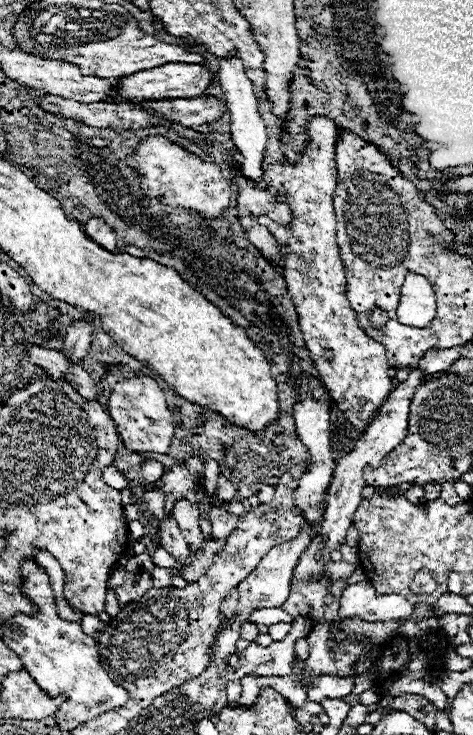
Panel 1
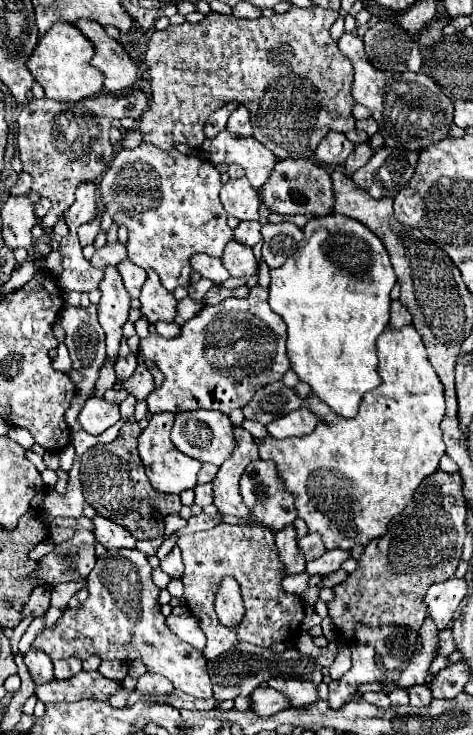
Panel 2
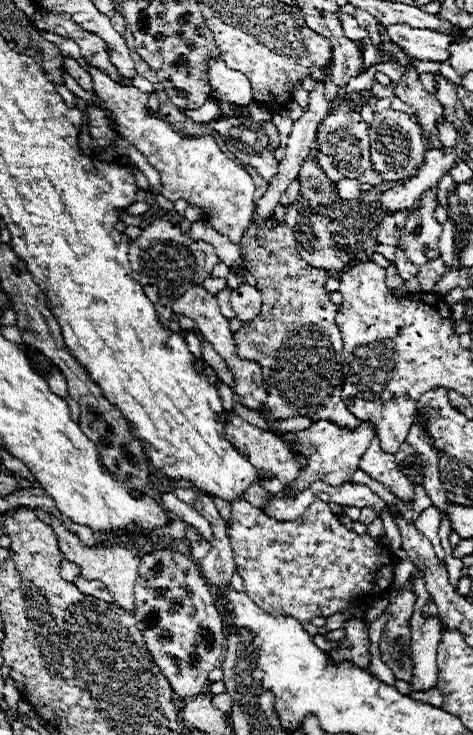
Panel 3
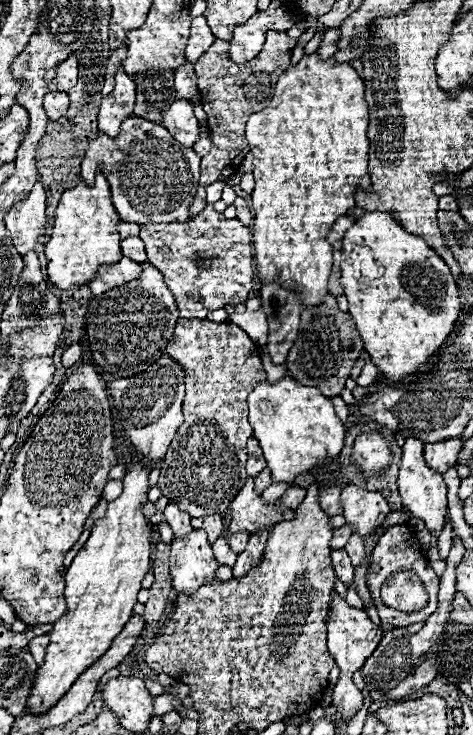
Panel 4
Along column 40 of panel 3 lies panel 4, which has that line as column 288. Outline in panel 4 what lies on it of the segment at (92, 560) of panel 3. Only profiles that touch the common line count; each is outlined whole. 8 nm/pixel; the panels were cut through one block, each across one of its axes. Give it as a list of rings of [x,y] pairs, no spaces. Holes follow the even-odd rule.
[[[248,478],[240,494],[232,500],[230,504],[232,512],[232,522],[230,530],[248,530],[254,534],[256,530],[262,528],[272,528],[276,522],[294,518],[292,510],[286,510],[284,506],[274,506],[274,504],[262,504],[262,496],[254,492],[254,478]]]

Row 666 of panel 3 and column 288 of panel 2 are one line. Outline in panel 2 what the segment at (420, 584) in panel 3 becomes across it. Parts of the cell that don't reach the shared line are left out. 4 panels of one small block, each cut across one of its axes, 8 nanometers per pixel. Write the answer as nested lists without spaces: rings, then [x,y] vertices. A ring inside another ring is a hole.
[[[300,406],[298,410],[282,416],[280,420],[270,422],[266,428],[274,438],[290,438],[290,436],[310,434],[318,422],[320,420],[312,410],[308,410],[306,406]]]

